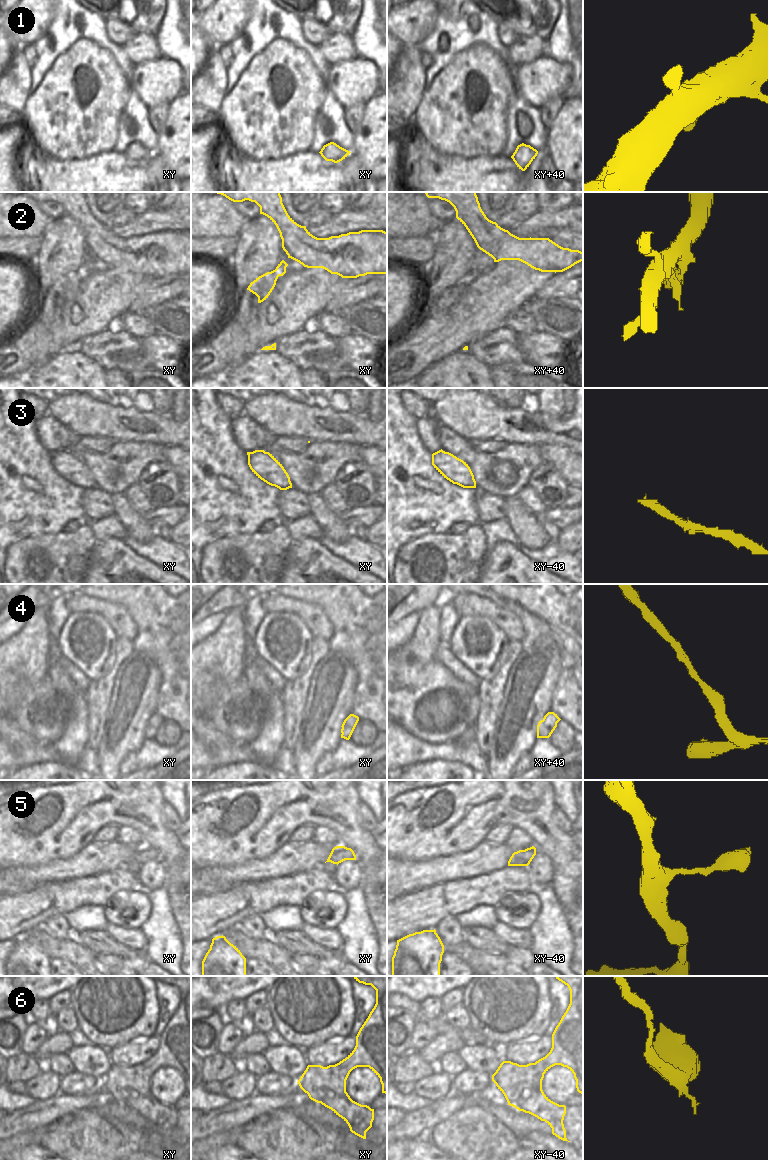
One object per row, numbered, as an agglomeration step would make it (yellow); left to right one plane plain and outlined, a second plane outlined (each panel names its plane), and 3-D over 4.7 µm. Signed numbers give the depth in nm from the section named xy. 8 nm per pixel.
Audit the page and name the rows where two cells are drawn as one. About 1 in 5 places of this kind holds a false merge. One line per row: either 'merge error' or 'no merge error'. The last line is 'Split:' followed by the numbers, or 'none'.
1: no merge error
2: no merge error
3: no merge error
4: no merge error
5: no merge error
6: no merge error
Split: none

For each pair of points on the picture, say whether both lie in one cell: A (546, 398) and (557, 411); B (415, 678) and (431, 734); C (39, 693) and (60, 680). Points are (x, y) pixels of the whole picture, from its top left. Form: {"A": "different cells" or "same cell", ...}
{"A": "same cell", "B": "same cell", "C": "different cells"}

